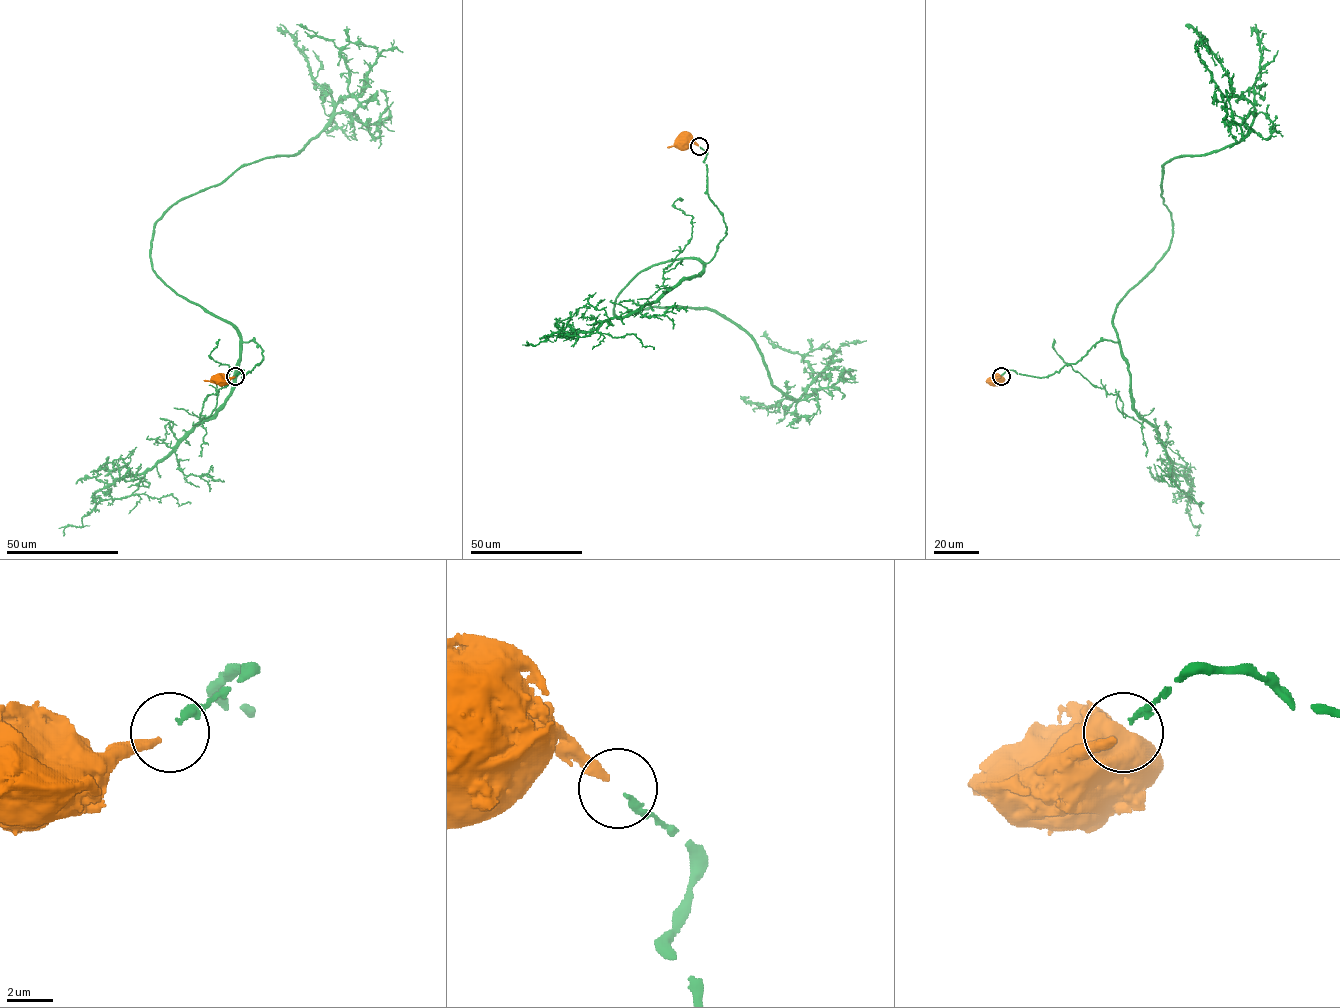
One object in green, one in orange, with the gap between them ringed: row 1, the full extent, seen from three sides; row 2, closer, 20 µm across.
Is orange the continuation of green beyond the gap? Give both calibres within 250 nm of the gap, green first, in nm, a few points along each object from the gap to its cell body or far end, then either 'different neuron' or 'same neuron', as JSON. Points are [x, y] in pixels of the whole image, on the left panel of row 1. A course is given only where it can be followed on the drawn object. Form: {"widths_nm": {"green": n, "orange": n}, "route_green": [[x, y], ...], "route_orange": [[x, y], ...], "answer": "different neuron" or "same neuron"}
{"widths_nm": {"green": 280, "orange": 360}, "route_green": [[236, 375], [262, 349], [177, 295], [151, 241], [172, 206], [296, 154], [349, 95], [338, 48], [296, 24]], "route_orange": [[234, 376], [221, 384], [218, 378]], "answer": "same neuron"}

